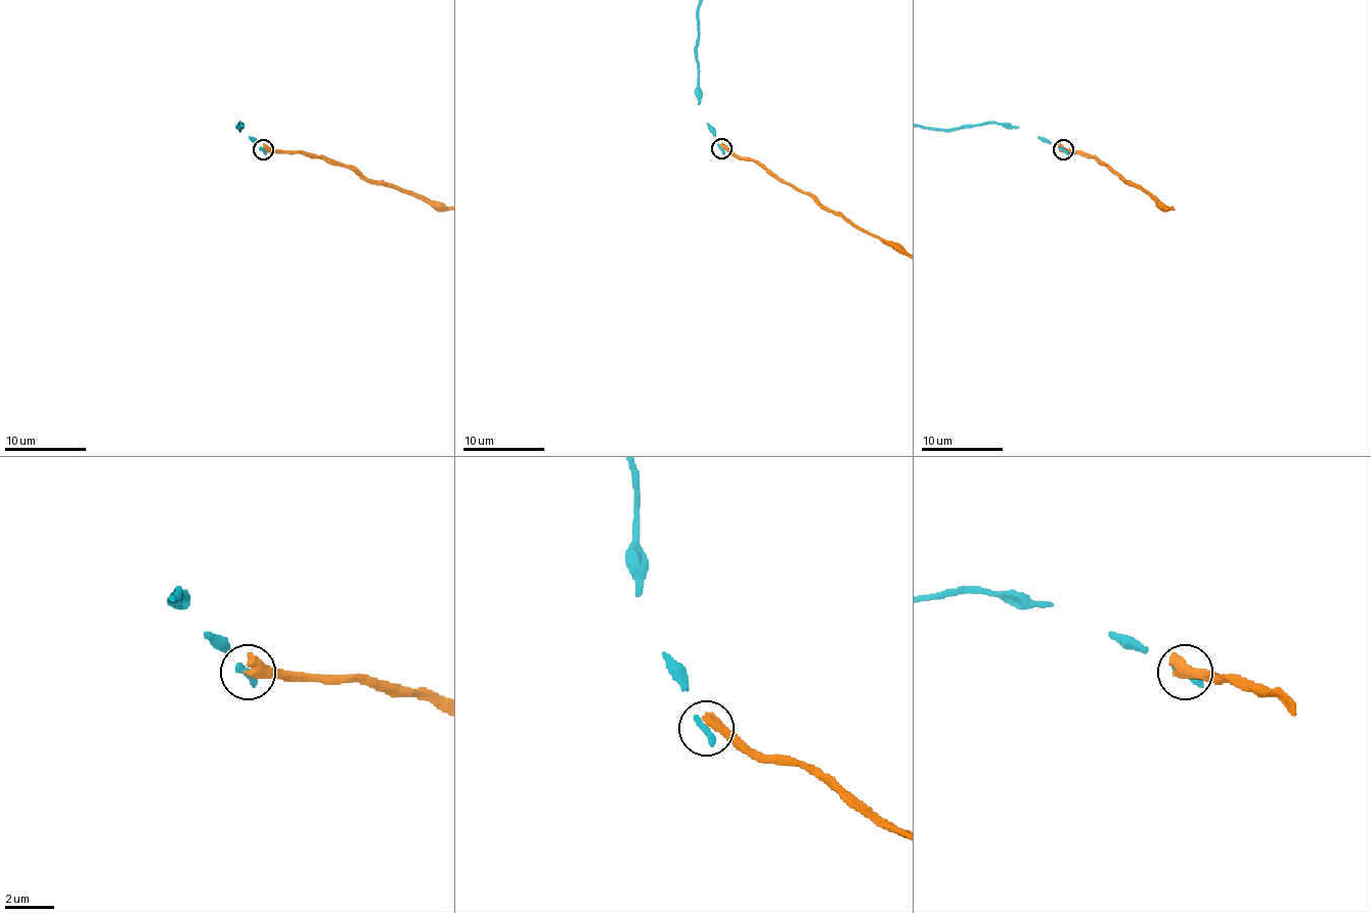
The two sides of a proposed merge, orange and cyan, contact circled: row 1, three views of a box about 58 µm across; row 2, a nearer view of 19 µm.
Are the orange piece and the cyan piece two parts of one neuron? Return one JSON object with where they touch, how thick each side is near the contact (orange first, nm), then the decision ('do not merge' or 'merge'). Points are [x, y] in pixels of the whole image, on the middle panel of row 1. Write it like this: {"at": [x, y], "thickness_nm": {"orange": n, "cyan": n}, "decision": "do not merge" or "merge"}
{"at": [721, 148], "thickness_nm": {"orange": 480, "cyan": 360}, "decision": "do not merge"}

